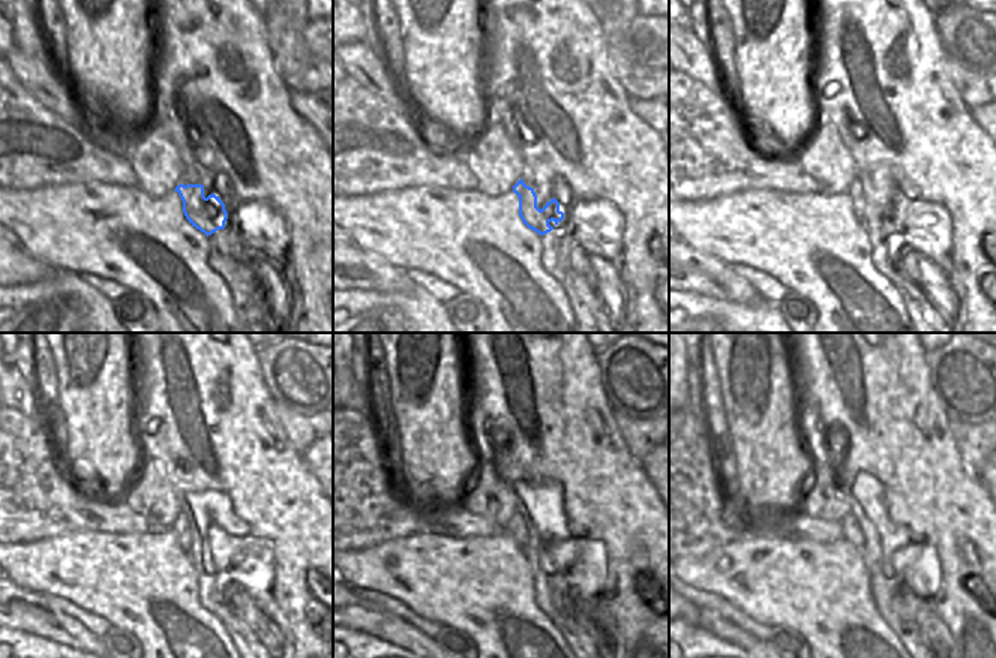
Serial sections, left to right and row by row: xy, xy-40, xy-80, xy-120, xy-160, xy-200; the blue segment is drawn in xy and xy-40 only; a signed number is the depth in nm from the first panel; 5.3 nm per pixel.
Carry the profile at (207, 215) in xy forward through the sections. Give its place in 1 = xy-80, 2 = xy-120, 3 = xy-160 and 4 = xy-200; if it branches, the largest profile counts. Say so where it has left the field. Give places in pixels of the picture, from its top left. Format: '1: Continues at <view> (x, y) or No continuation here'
1: Continues at xy-80 (858, 197)
2: Continues at xy-120 (180, 526)
3: Continues at xy-160 (515, 528)
4: Continues at xy-200 (852, 532).

